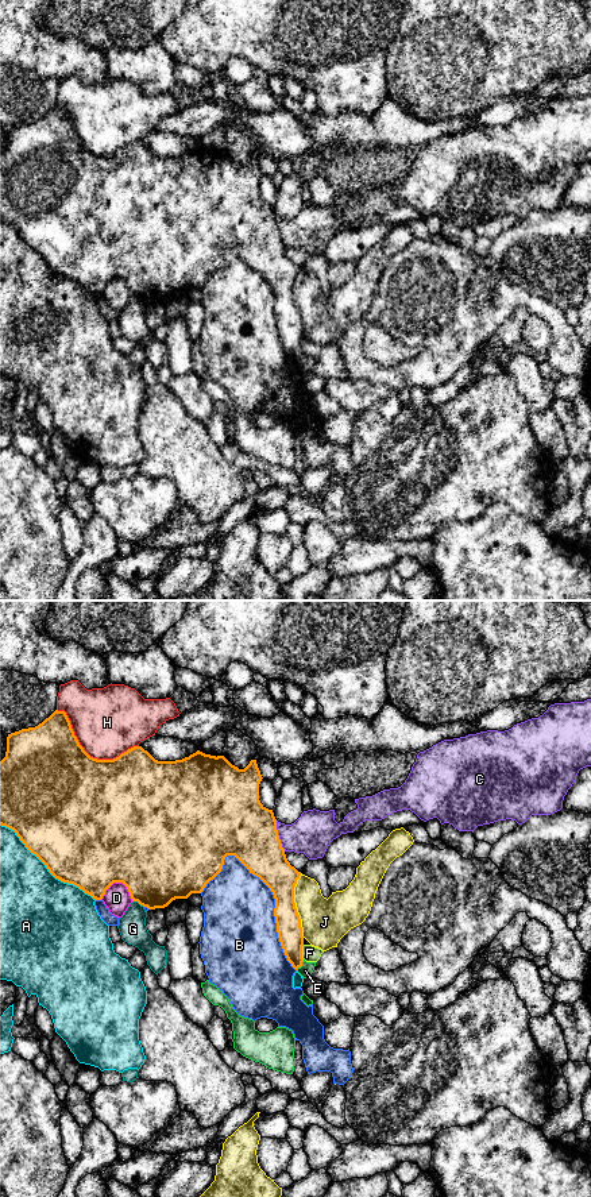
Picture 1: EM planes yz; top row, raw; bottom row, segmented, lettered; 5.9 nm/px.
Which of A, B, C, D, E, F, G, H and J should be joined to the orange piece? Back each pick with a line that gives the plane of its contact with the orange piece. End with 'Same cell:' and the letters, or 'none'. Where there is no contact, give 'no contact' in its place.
Same cell: none

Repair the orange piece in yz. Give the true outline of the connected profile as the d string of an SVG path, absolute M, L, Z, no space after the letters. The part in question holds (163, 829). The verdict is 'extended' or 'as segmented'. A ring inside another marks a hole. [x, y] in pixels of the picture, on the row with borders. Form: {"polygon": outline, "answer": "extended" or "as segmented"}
{"polygon": "M55 710L38 726L7 737L5 757L0 761L0 825L13 830L55 879L78 887L96 900L101 900L113 883L123 883L132 901L148 910L201 893L221 872L225 857L235 856L273 892L278 938L297 970L304 962L302 927L294 903L301 872L286 858L273 810L259 800L262 779L256 760L239 769L224 756L200 750L182 760L158 761L142 746L134 746L113 760L93 758L80 745L66 713Z", "answer": "as segmented"}

